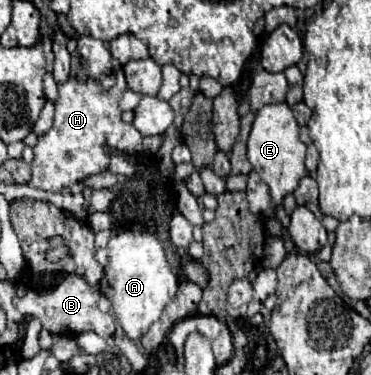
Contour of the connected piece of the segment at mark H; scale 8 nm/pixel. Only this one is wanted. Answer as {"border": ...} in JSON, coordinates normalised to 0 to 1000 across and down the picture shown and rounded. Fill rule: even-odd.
{"border":[[[315,187],[315,219],[294,245],[272,245],[272,229],[256,213],[213,219],[186,208],[175,224],[159,224],[159,267],[148,272],[143,336],[127,357],[105,363],[94,384],[89,464],[78,496],[111,501],[127,512],[181,512],[186,491],[213,485],[235,469],[288,453],[294,416],[305,405],[369,411],[380,405],[380,357],[358,331],[326,320],[321,267],[342,240],[342,219],[326,187]]]}

